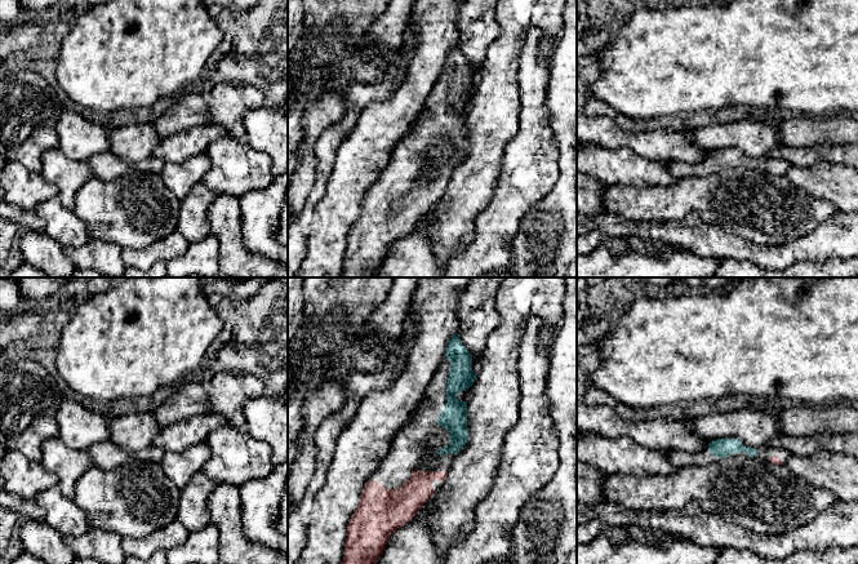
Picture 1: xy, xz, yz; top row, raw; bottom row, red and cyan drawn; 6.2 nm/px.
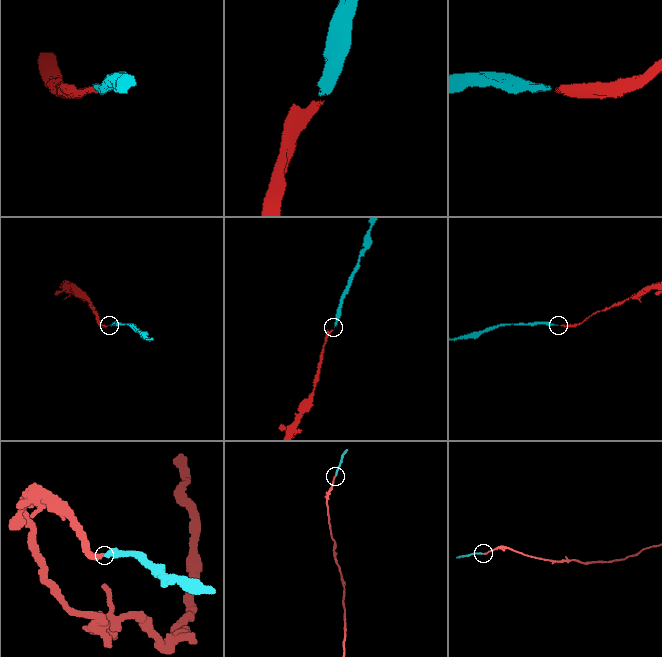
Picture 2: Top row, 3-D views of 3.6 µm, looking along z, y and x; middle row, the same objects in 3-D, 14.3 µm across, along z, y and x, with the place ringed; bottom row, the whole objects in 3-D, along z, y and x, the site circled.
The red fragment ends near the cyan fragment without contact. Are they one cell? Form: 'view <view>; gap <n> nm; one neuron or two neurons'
view yz; gap 90 nm; one neuron

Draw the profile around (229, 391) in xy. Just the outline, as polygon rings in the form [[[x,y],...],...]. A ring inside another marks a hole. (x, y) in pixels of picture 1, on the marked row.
[[[222,372],[215,374],[206,387],[210,412],[224,417],[230,425],[241,430],[245,430],[245,401],[264,395],[262,379],[249,373]]]

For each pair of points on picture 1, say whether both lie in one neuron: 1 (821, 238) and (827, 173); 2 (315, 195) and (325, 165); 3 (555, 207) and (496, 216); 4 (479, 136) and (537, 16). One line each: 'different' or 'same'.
1: different
2: same
3: different
4: same

